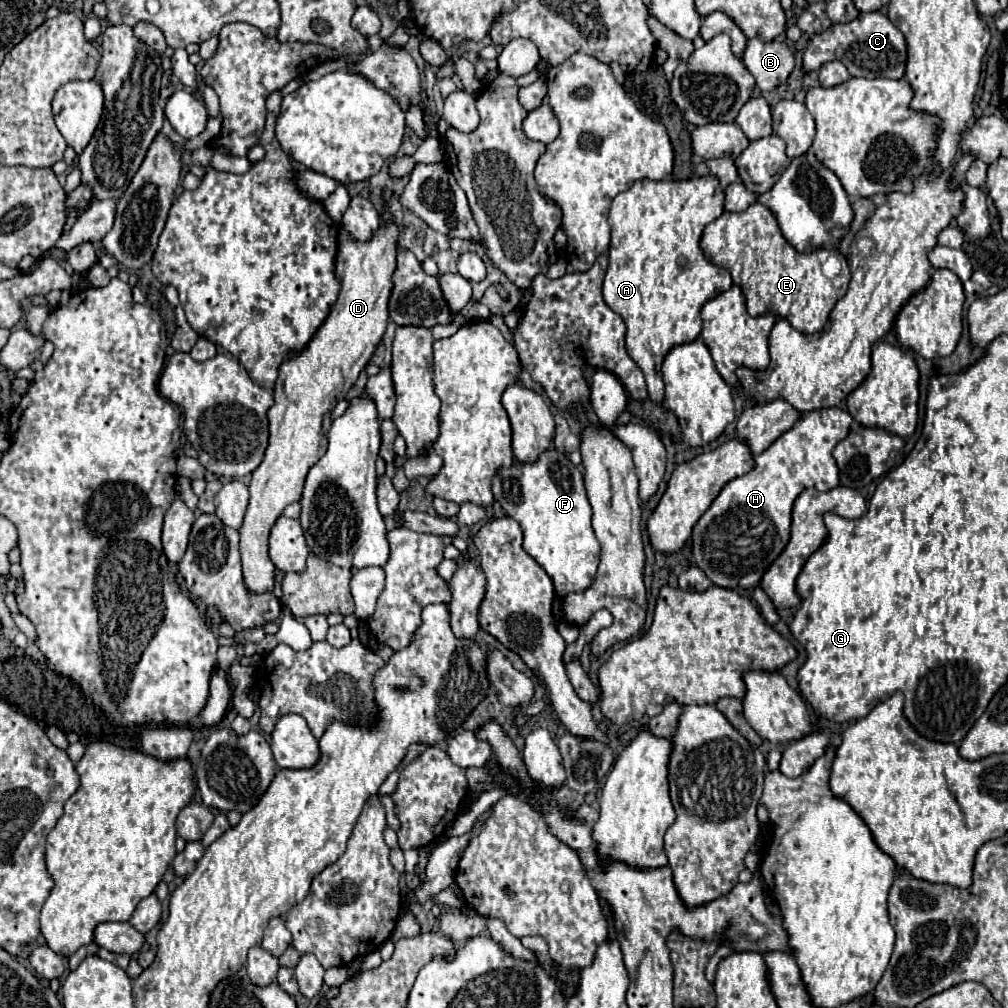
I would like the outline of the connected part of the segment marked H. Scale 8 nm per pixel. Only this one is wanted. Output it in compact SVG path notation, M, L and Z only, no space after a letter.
M828 408L804 414L788 432L784 432L768 450L754 458L756 466L734 480L730 480L712 506L702 514L692 532L692 562L700 566L712 584L722 588L742 588L750 590L758 586L766 568L776 560L790 540L790 512L796 496L804 488L816 488L820 492L838 486L838 466L832 456L836 444L844 440L850 432L852 416L840 408Z

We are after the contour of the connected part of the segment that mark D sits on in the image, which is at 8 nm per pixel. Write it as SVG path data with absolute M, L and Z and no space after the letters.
M390 212L380 216L380 226L366 242L354 240L350 232L340 226L336 274L342 288L338 300L308 348L280 366L274 386L274 406L268 410L270 444L262 464L252 472L250 504L240 528L240 554L248 590L264 592L274 588L274 564L268 556L270 528L288 504L300 500L308 470L328 448L330 412L346 398L386 332L400 234L402 228L394 222Z

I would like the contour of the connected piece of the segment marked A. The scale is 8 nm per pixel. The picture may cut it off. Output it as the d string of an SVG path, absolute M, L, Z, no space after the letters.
M706 174L706 176L694 176L690 180L638 180L634 182L626 192L620 192L614 200L612 200L612 206L610 206L610 214L608 214L608 224L612 228L612 242L610 242L610 264L608 264L608 270L606 270L606 278L604 278L604 286L602 286L602 292L604 292L604 302L610 310L614 310L616 314L622 316L624 324L626 324L626 350L630 354L630 358L640 366L640 370L644 372L646 376L646 384L648 384L648 394L650 394L650 400L654 402L662 402L664 400L664 382L662 382L662 372L660 372L660 366L662 366L662 360L666 356L666 352L672 348L672 346L678 346L678 344L684 344L684 342L692 342L700 336L700 330L702 330L702 318L700 318L700 310L704 306L704 302L708 302L710 298L718 296L720 292L728 290L734 282L732 282L732 276L726 268L720 268L716 264L712 264L702 248L700 248L700 238L702 238L702 230L706 228L706 224L710 224L712 220L716 220L720 214L724 212L724 190L720 186L720 180L712 174Z

